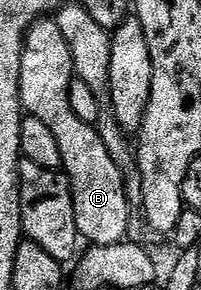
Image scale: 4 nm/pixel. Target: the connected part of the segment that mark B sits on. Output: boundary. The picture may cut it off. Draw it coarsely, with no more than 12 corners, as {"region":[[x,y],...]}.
{"region":[[34,22],[22,111],[59,143],[78,235],[126,241],[124,178],[96,126],[71,112],[71,48]]}

